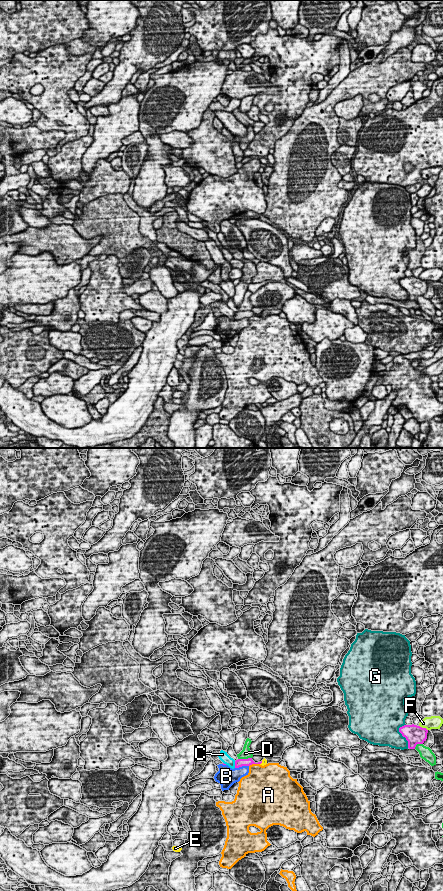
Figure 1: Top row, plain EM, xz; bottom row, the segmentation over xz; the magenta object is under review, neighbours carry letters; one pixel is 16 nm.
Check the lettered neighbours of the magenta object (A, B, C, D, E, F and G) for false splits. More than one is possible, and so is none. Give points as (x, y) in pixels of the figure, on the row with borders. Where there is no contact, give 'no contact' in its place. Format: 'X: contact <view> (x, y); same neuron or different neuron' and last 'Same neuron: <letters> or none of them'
A: contact xz (254, 763); different neuron
B: contact xz (241, 766); different neuron
C: contact xz (235, 764); different neuron
D: contact xz (244, 759); different neuron
E: contact xz (261, 762); different neuron
F: contact xz (423, 728); different neuron
G: contact xz (402, 735); different neuron
Same neuron: none of them

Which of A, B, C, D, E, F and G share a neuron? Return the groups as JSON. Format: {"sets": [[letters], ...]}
{"sets": [["A"], ["B"], ["C"], ["D"], ["E"], ["F"], ["G"]]}

